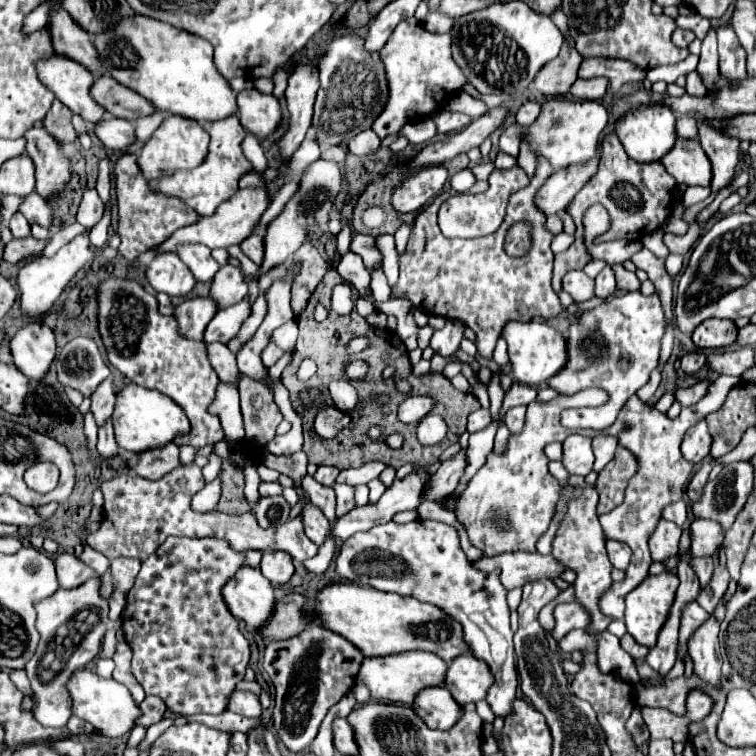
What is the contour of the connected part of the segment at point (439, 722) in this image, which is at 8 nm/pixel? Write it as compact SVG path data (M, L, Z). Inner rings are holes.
M429 687L417 693L411 709L429 725L429 729L449 729L461 717L461 705L445 687Z

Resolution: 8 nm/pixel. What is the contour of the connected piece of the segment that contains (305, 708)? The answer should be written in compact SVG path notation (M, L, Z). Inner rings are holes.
M309 625L299 635L285 641L271 641L265 647L263 669L275 687L273 727L277 737L291 753L303 753L315 739L329 707L351 693L357 669L363 661L361 651L341 635L323 627Z

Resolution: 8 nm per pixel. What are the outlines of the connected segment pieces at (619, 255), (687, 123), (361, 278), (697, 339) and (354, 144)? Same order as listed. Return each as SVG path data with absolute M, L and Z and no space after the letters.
M609 241L609 243L589 245L589 253L593 255L593 259L603 259L609 265L623 263L641 249L643 249L643 245L639 241Z
M683 120L676 123L676 130L679 137L698 140L698 127L695 120Z
M345 253L337 265L337 271L339 275L351 283L357 293L363 297L363 295L371 295L371 271L363 265L361 257L355 255L355 253Z
M707 319L693 331L693 343L699 349L723 349L737 341L737 327L729 319Z
M367 129L349 141L349 153L357 155L357 157L365 157L365 155L375 153L379 149L379 145L381 145L381 139L371 129Z

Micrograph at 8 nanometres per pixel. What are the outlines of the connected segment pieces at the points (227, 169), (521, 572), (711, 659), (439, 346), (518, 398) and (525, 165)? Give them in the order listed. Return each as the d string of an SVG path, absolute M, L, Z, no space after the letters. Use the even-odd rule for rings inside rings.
M229 115L223 121L205 123L203 129L211 135L211 143L209 143L209 153L205 161L197 169L175 171L171 175L159 175L157 179L149 181L151 189L157 189L161 195L169 195L185 201L185 205L191 205L191 209L197 209L201 217L211 215L223 201L227 201L239 189L237 187L239 177L251 169L251 163L243 157L239 147L245 137L245 129L241 127L237 115Z
M501 553L497 557L483 557L473 563L477 569L491 573L493 569L501 571L501 583L505 589L523 587L525 581L535 581L541 577L557 579L567 569L553 555L539 553Z
M711 615L689 639L689 657L693 661L693 673L715 689L721 689L721 653L717 633L719 623Z
M447 321L445 327L441 331L435 331L435 335L431 337L431 349L439 355L451 355L463 339L463 331L465 325L461 325L459 321Z
M513 381L509 391L505 393L505 399L503 399L503 405L501 405L501 411L499 411L499 417L503 421L505 413L511 409L511 407L517 407L517 405L529 405L537 395L537 389L535 387L527 387L527 385L521 385L519 381Z
M521 141L521 153L519 153L519 157L517 157L517 163L521 165L521 169L523 169L529 177L533 177L533 173L535 173L535 169L537 169L537 157L531 153L531 149L529 149L529 145L527 145L525 141Z

